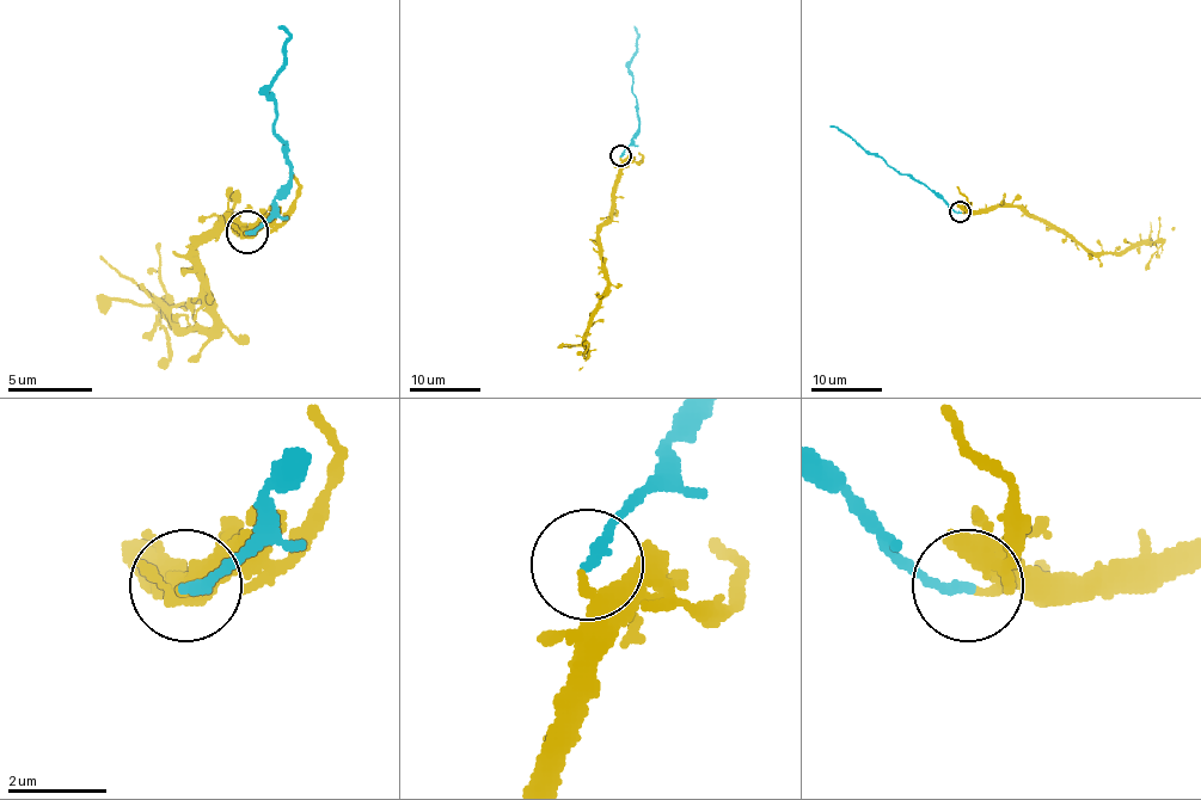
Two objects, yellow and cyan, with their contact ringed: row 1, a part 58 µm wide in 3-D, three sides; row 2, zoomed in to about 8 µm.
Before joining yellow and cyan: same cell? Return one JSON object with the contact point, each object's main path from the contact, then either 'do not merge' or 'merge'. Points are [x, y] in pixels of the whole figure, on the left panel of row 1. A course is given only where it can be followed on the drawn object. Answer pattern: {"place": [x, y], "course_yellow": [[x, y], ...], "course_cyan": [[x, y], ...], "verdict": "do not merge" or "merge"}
{"place": [247, 232], "course_yellow": [[246, 233], [225, 220], [195, 250], [212, 318], [208, 331], [182, 331], [165, 309], [161, 266], [148, 266]], "course_cyan": [[246, 233], [255, 228], [288, 182], [288, 148], [267, 93], [285, 63], [288, 34], [280, 25]], "verdict": "do not merge"}

